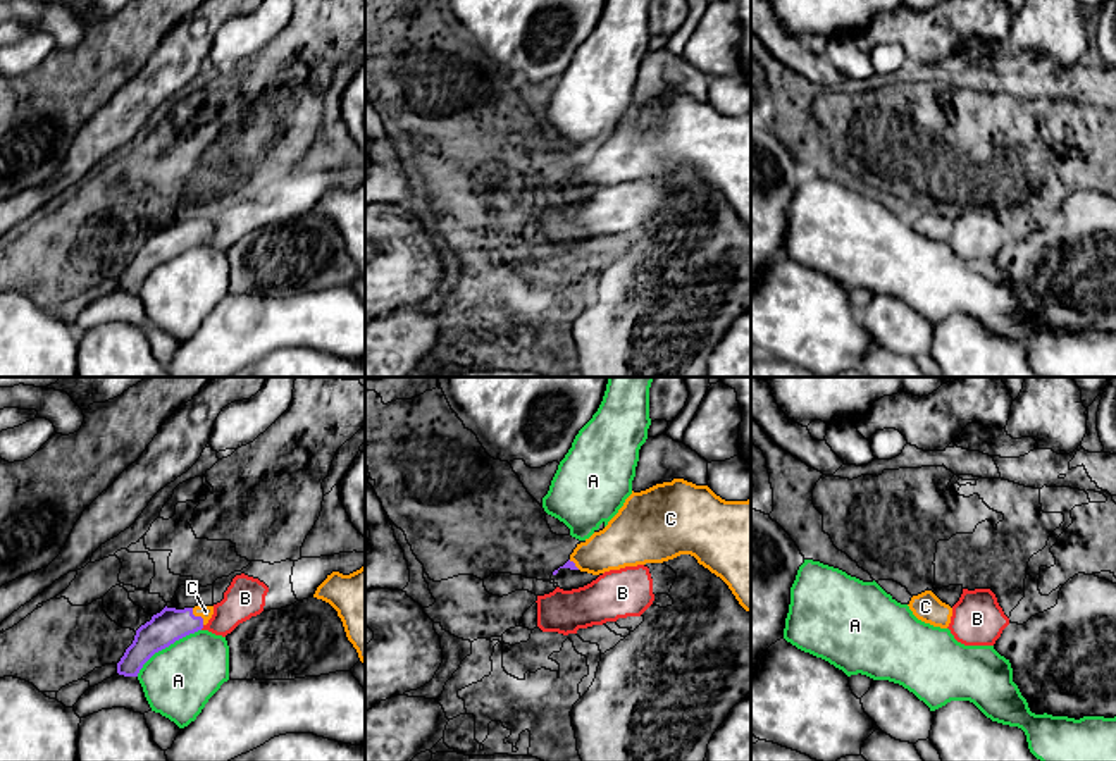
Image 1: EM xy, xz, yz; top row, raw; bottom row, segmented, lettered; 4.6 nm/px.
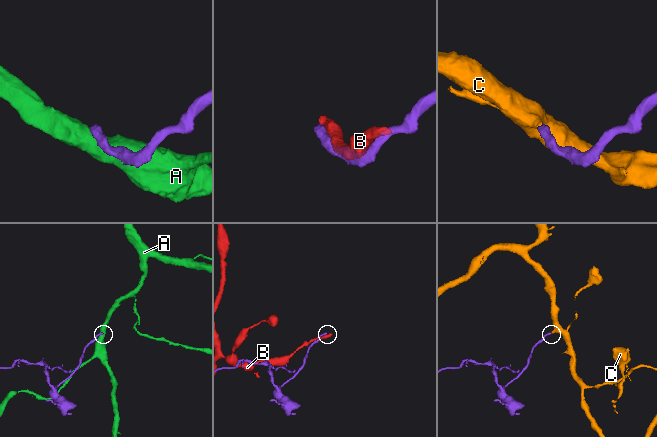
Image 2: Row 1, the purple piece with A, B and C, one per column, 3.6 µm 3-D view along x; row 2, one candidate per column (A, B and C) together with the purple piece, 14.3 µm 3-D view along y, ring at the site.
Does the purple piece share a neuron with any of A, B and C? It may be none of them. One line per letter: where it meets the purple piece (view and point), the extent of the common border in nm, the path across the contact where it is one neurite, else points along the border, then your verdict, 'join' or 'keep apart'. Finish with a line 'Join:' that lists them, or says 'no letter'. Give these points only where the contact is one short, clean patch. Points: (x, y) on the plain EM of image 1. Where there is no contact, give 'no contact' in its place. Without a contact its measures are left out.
A: xy (166, 260) | 380 nm | keep apart
B: xy (202, 241) | 30 nm | keep apart
C: xy (198, 231) | 100 nm | across xy (169, 240), (198, 231), (205, 226) | join
Join: C

